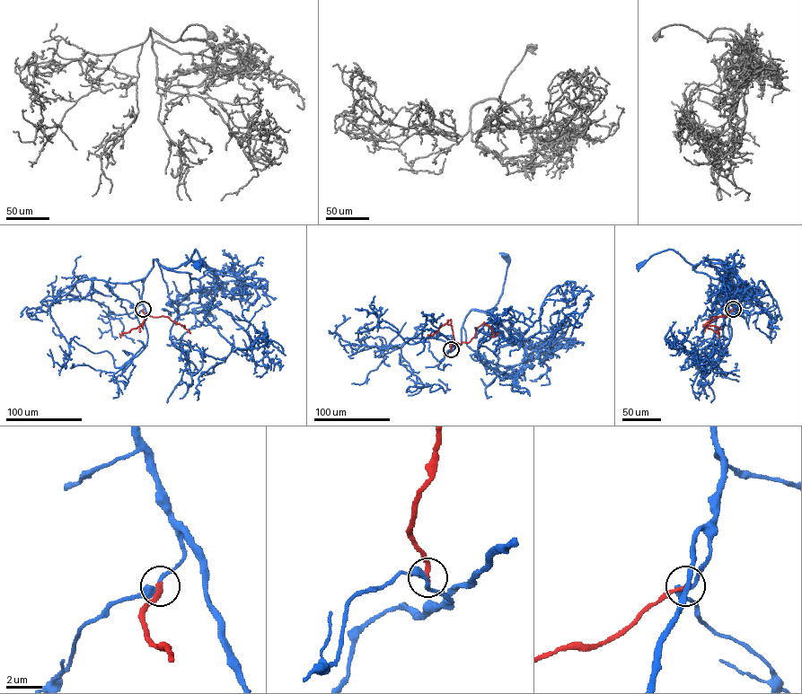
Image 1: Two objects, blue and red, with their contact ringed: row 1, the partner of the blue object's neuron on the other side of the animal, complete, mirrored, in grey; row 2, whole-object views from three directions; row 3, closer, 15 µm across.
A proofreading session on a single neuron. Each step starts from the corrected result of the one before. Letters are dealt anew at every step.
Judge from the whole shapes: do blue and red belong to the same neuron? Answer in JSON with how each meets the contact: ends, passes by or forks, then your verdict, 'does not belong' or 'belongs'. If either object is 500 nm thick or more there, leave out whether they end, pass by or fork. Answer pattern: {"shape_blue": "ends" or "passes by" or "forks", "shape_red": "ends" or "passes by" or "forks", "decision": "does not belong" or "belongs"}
{"shape_blue": "passes by", "shape_red": "ends", "decision": "does not belong"}

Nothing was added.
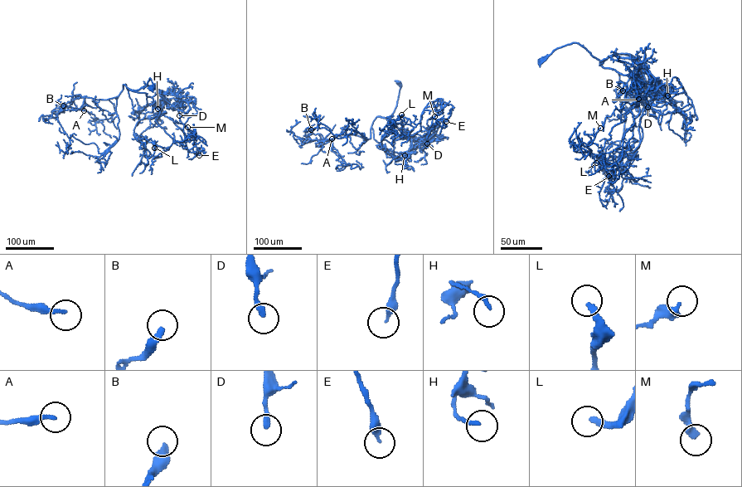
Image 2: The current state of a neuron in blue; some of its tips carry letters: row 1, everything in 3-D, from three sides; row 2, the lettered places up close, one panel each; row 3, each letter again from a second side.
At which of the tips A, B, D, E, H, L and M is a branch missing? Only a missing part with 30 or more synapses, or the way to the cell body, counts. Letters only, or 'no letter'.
no letter

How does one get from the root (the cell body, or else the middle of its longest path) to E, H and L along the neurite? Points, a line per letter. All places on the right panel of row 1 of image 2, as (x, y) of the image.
E: (542, 60), (577, 42), (632, 71), (638, 104), (621, 158), (603, 160), (608, 176)
H: (542, 60), (557, 48), (574, 42), (600, 60), (614, 56), (630, 58), (667, 87), (667, 95)
L: (542, 60), (577, 42), (632, 71), (639, 109), (632, 135), (609, 153), (613, 163), (596, 163)

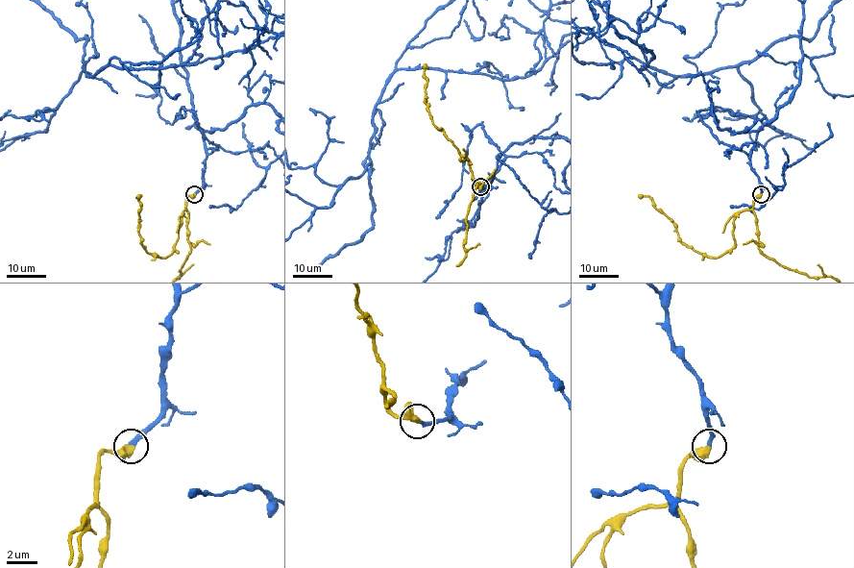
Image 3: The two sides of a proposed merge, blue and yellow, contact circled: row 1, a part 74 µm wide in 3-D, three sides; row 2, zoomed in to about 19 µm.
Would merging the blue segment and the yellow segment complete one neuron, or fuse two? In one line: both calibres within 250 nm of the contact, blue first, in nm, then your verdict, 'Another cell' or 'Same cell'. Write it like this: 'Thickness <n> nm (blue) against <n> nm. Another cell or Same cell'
Thickness 280 nm (blue) against 500 nm. Same cell

